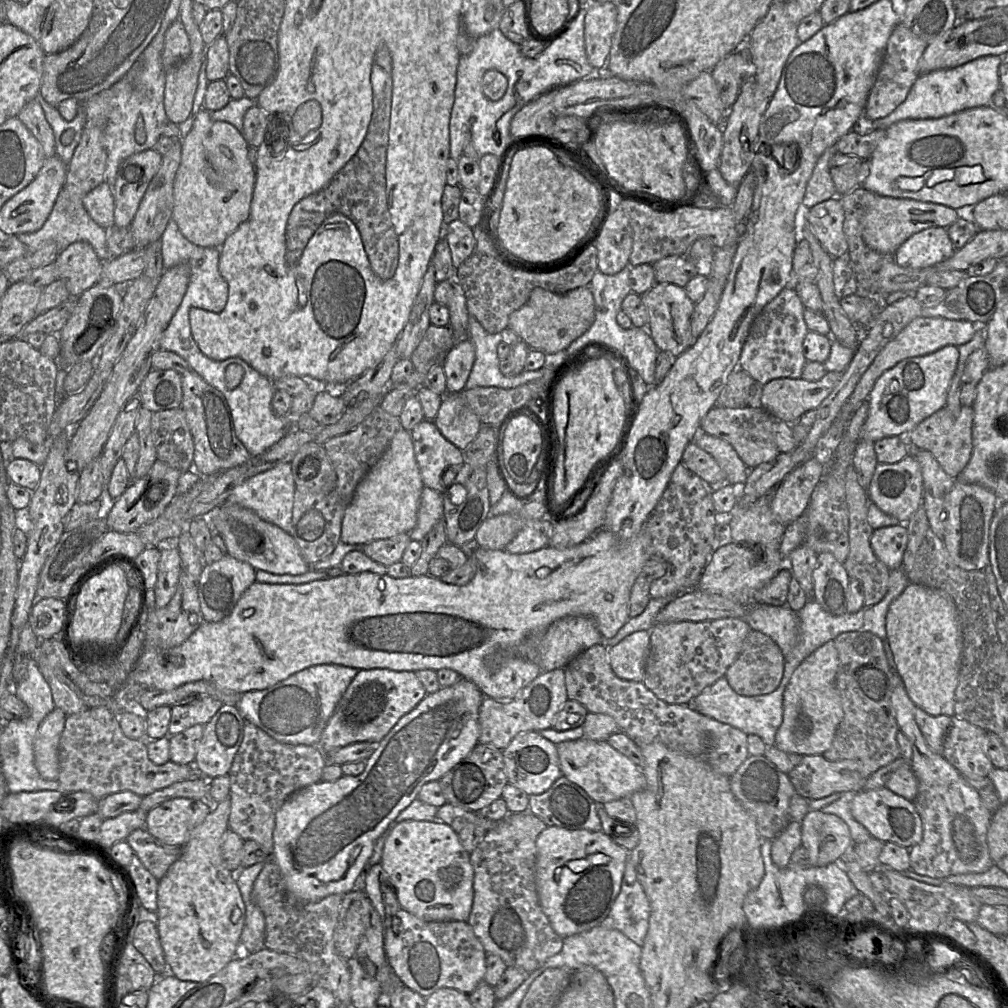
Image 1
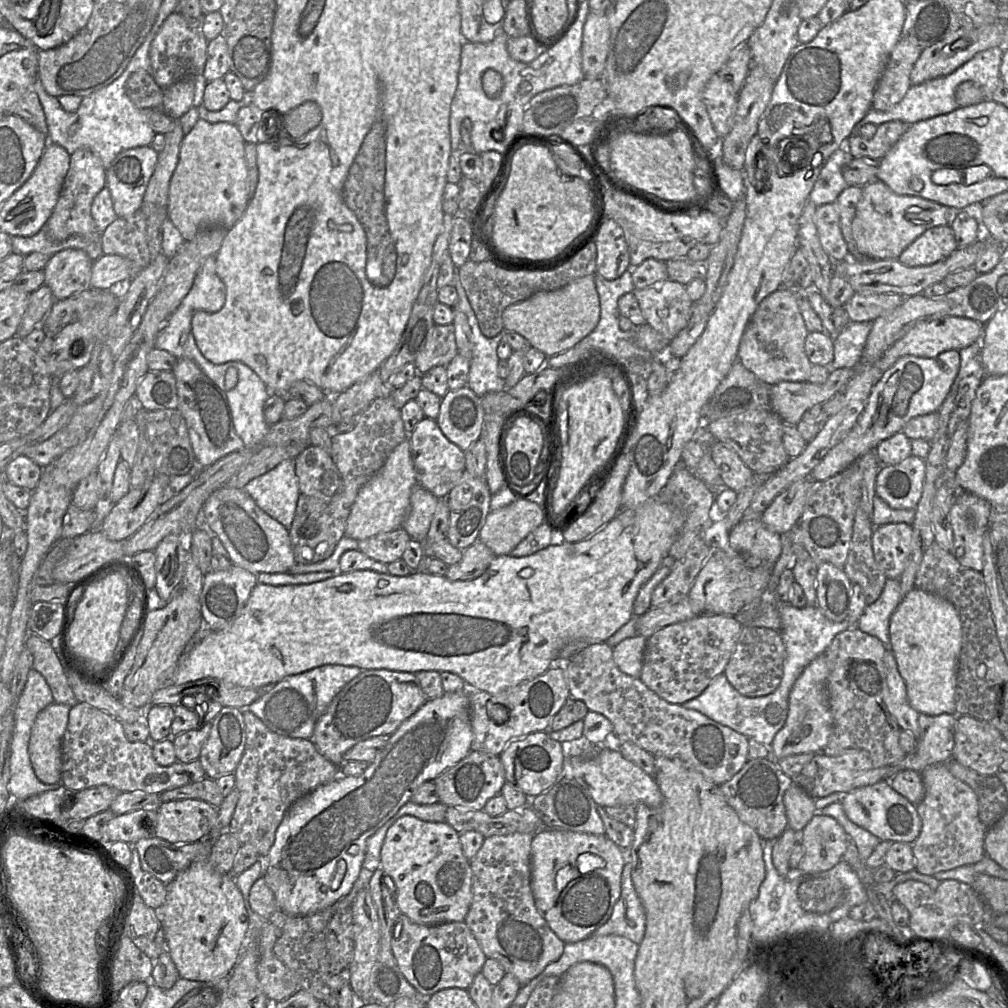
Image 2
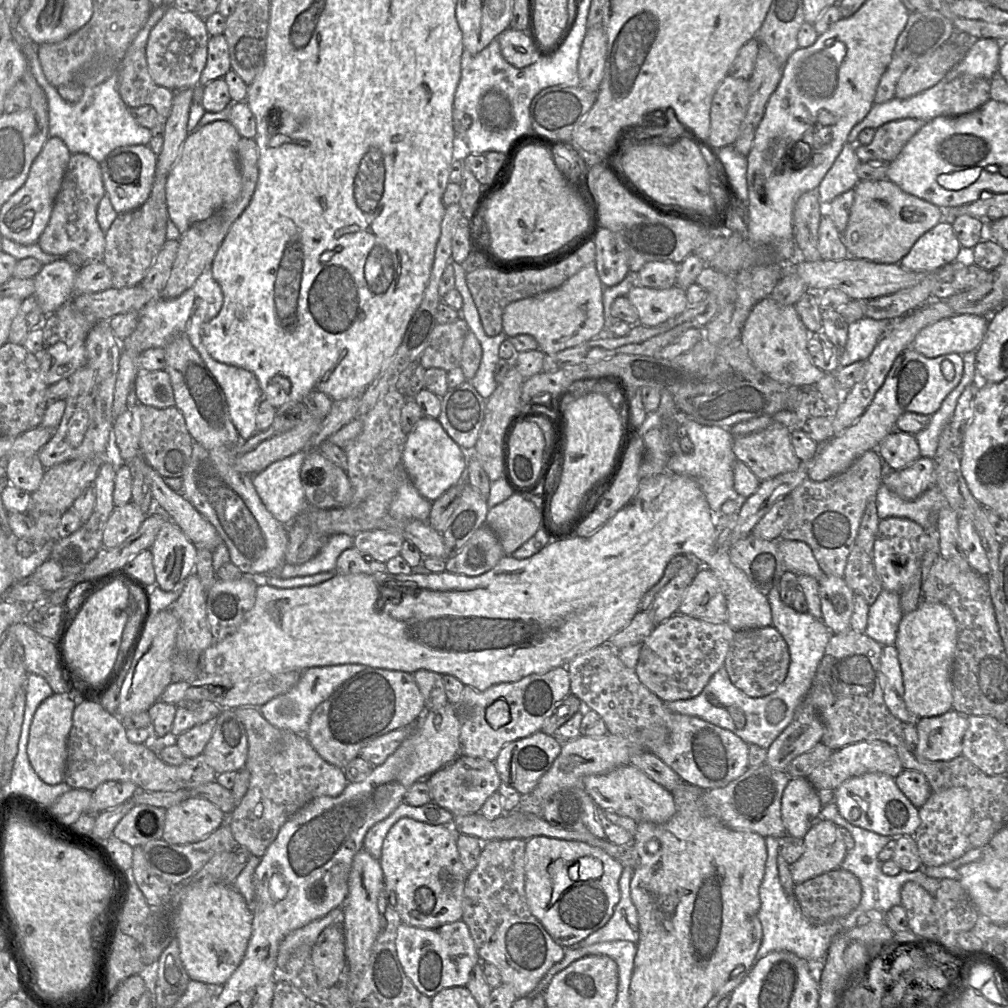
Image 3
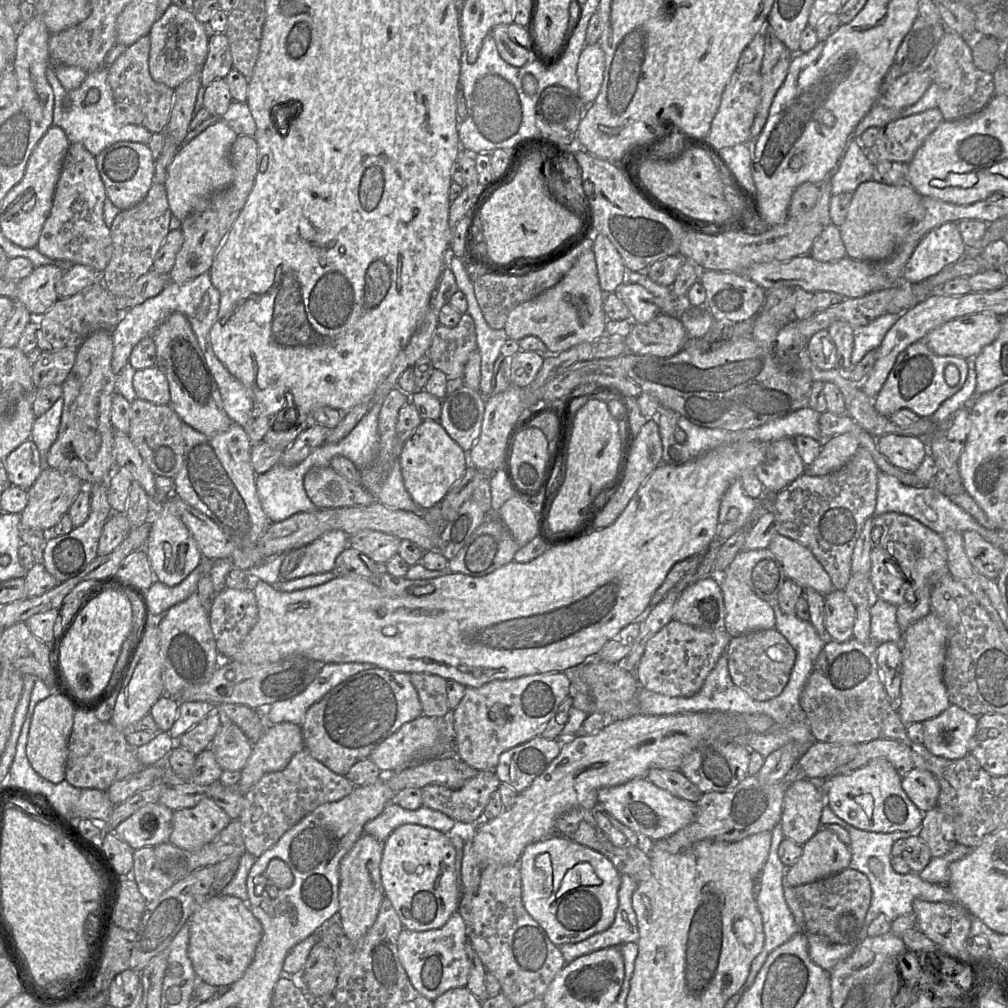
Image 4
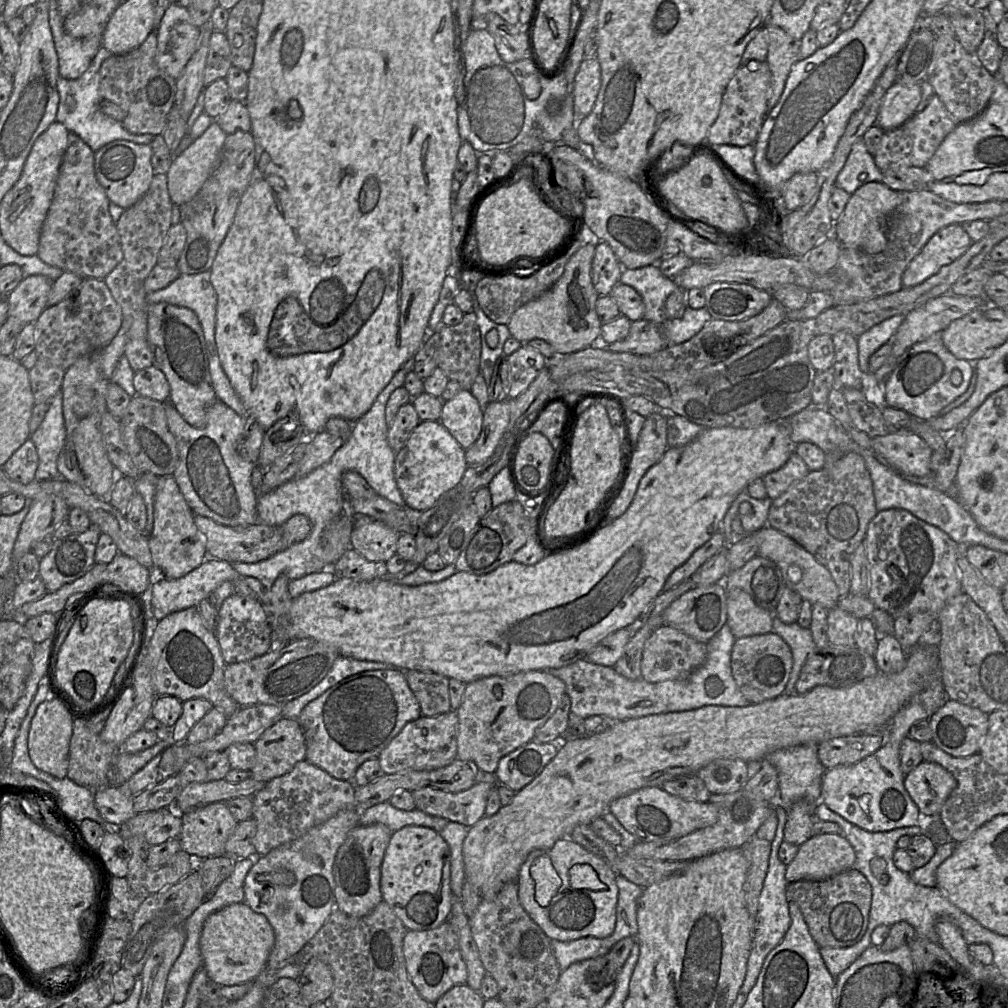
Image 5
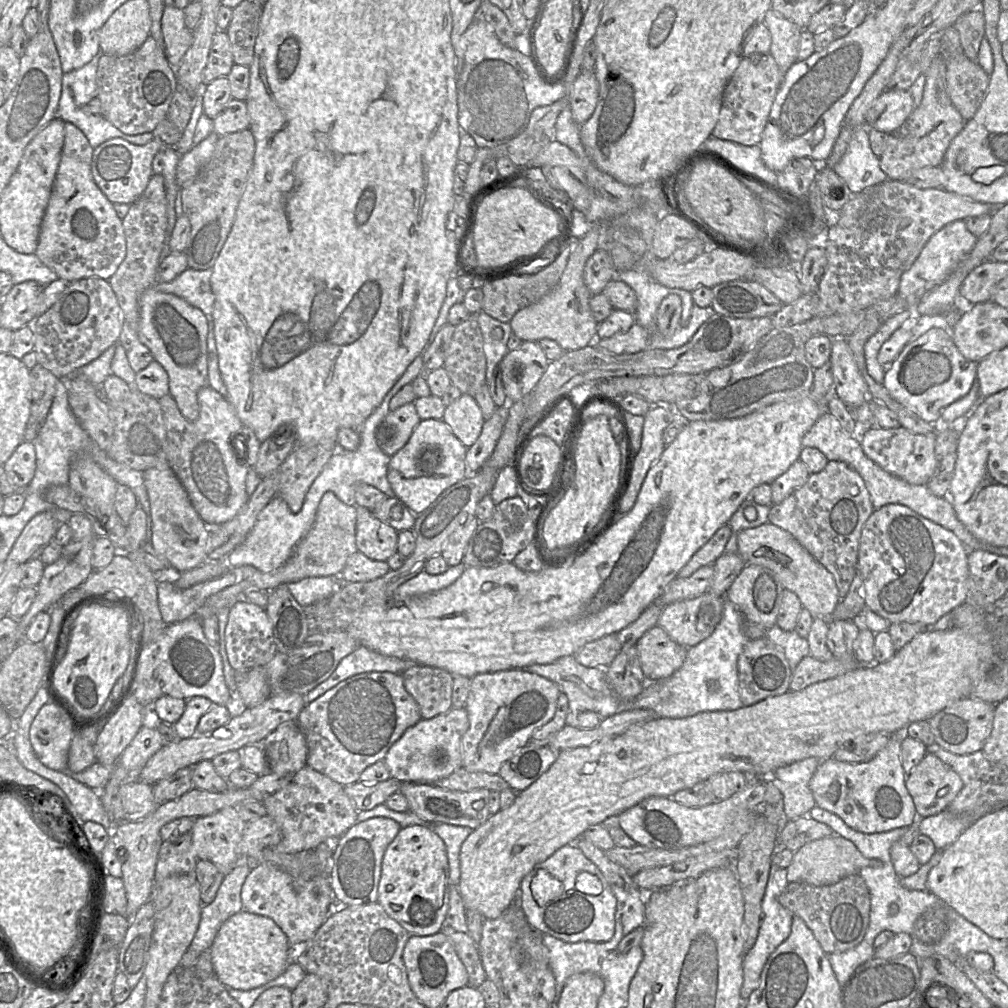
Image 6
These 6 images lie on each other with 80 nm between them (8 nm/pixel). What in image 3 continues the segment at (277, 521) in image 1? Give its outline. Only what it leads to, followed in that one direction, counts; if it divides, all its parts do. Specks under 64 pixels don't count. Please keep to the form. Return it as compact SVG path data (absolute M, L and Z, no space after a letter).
M300 451L276 461L252 477L262 503L284 525L290 524L295 517L311 508L300 479L306 453Z

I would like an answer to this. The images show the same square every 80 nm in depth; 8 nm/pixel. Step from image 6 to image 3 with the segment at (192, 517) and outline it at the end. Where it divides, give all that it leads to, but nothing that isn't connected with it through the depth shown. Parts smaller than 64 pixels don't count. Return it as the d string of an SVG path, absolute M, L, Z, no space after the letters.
M167 520L149 549L153 555L156 584L171 591L195 571L197 548L172 521Z

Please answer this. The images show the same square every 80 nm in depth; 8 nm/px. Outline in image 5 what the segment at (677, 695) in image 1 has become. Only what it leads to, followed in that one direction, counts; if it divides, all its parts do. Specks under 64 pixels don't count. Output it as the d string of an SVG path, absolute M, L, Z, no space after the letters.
M663 624L646 640L641 658L641 678L647 682L677 680L686 677L706 658L706 643L699 642L680 630Z

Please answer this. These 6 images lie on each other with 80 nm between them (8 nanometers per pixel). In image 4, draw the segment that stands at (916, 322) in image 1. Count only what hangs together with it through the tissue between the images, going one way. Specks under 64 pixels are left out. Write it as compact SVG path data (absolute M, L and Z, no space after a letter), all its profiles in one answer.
M977 312L961 316L945 322L944 324L934 328L919 341L923 341L928 348L939 356L957 356L962 358L976 357L984 347L991 344L998 336L1001 330L1001 317L990 312Z

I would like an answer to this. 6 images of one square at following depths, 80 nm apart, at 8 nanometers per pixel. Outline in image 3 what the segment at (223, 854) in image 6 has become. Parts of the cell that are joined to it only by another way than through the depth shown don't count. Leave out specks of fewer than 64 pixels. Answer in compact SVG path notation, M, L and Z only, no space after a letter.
M188 798L166 810L162 840L170 844L192 844L203 840L227 821L213 803Z

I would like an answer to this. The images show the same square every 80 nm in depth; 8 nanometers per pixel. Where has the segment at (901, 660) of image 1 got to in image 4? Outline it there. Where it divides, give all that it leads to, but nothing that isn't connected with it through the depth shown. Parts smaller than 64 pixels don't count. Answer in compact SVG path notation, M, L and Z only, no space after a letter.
M933 612L928 613L902 632L900 642L902 656L901 693L897 713L906 727L914 722L924 722L934 718L950 705L943 681L946 644L946 626Z

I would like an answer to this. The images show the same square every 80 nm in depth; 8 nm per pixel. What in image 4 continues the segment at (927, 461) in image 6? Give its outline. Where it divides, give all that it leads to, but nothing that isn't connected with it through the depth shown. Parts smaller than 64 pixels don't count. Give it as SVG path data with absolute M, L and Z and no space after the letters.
M899 434L877 438L877 448L894 466L911 472L918 469L929 453L924 438Z

